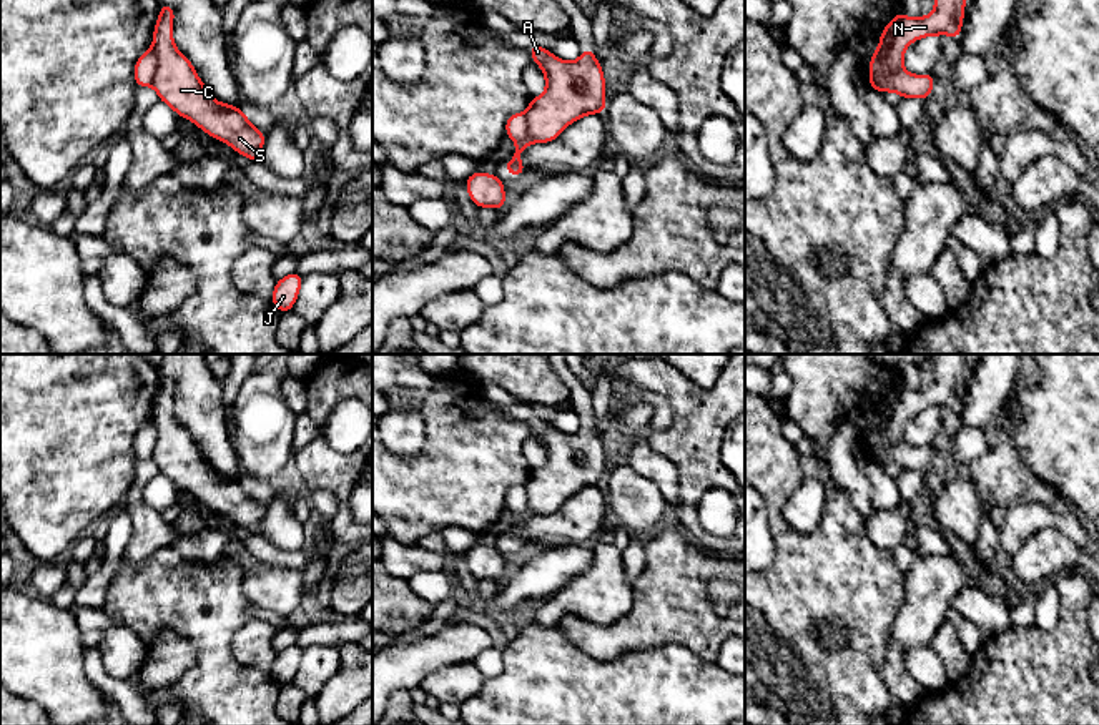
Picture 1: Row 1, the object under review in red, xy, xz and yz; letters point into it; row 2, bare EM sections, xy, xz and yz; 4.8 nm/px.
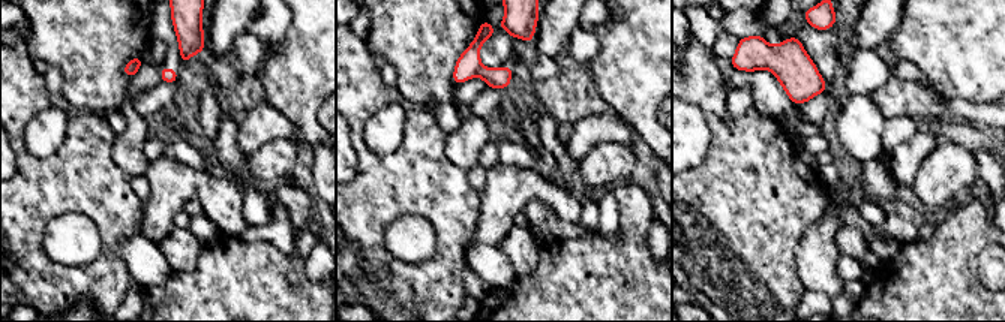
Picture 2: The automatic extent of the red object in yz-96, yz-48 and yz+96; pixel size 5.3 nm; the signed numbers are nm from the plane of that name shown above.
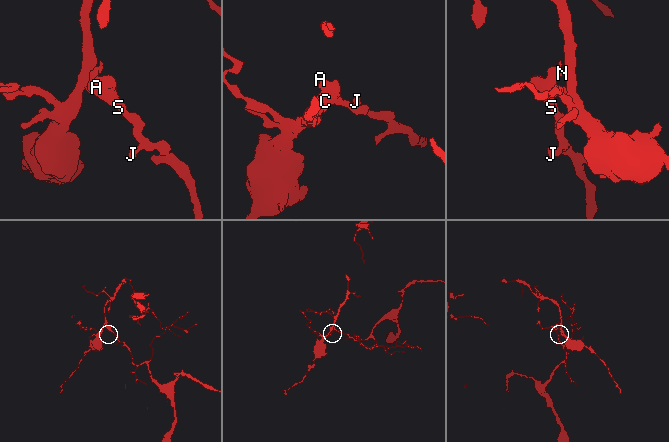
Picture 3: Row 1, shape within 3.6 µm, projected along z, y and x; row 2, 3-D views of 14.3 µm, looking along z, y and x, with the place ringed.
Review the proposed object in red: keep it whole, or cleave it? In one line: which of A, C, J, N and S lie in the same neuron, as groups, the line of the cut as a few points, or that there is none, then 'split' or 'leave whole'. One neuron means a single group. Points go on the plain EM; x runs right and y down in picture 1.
A C J S / N | yz (905, 388), (887, 431), (887, 441), (892, 446) | split

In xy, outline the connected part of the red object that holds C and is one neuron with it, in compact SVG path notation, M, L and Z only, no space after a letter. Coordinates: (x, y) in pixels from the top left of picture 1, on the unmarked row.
M163 376L153 402L156 444L151 459L158 471L211 510L259 534L266 509L241 486L241 479L216 474L209 467L195 437L175 417L173 392L173 379Z

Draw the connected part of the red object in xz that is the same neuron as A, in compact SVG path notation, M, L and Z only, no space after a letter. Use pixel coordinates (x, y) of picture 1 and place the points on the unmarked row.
M539 417L529 424L545 449L545 464L529 476L527 510L515 515L512 532L504 537L517 550L525 544L520 534L525 519L557 512L570 496L604 486L607 477L604 442L594 422L582 422L575 434L565 434Z

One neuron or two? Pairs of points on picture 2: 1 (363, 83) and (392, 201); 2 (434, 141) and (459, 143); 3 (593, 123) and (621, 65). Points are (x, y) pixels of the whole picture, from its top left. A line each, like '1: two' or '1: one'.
1: one
2: two
3: two

